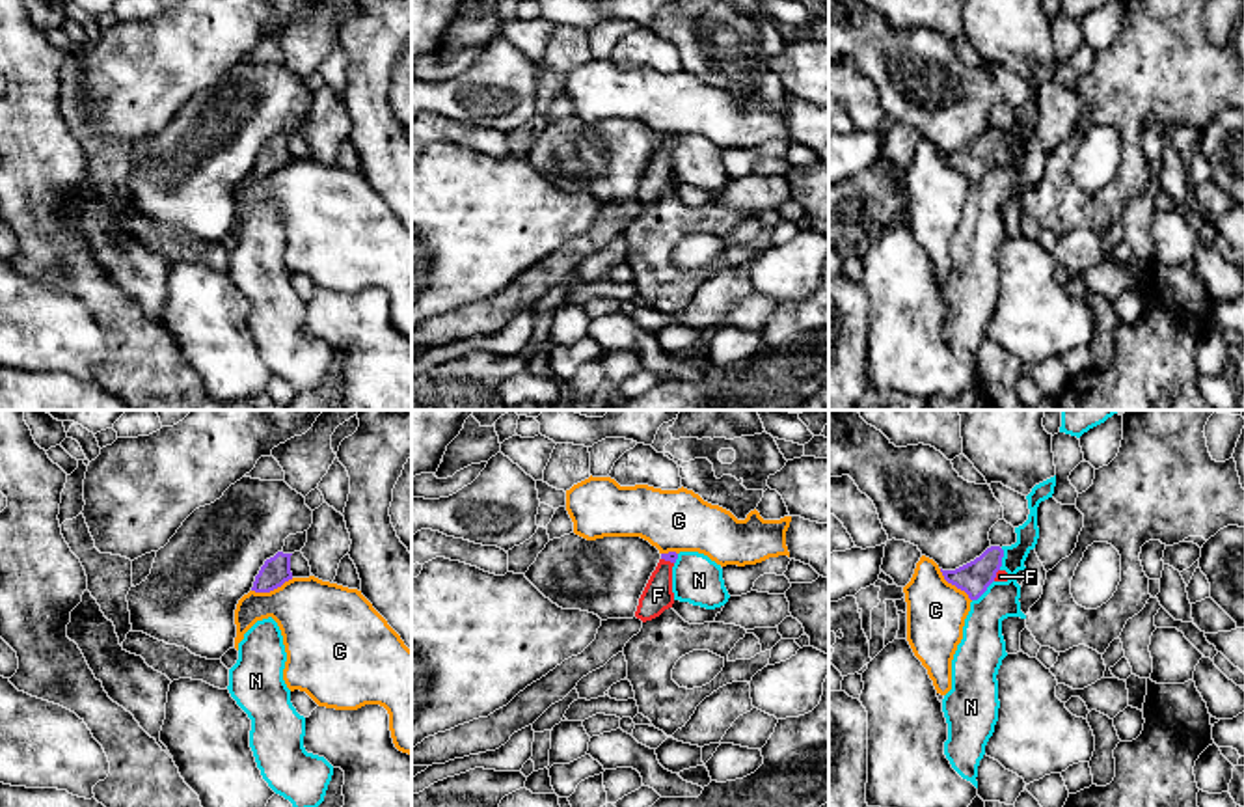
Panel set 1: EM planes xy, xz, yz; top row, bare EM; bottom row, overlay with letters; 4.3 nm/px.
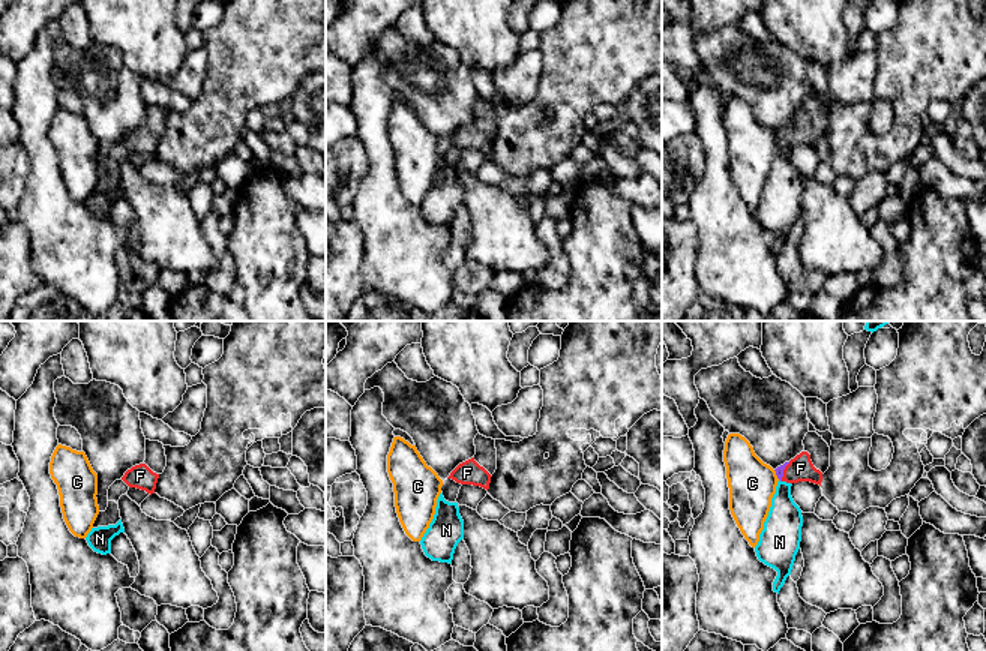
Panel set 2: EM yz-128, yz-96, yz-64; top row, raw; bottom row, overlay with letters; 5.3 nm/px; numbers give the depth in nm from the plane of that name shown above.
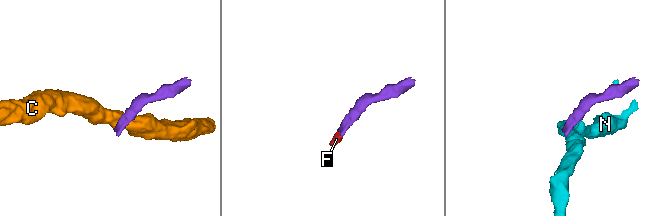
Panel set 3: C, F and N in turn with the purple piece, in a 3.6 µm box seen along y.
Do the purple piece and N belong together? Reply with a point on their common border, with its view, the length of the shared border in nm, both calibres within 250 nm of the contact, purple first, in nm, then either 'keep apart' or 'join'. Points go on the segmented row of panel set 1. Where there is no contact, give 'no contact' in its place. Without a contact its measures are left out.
yz (984, 591) | 130 nm | 140/200 nm | keep apart

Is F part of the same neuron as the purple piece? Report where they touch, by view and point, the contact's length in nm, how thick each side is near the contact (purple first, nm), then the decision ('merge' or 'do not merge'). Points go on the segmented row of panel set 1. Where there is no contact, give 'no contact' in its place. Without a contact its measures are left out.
xz (667, 560) | 60 nm | 50/130 nm | merge

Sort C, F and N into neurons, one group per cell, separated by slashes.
C / F / N

